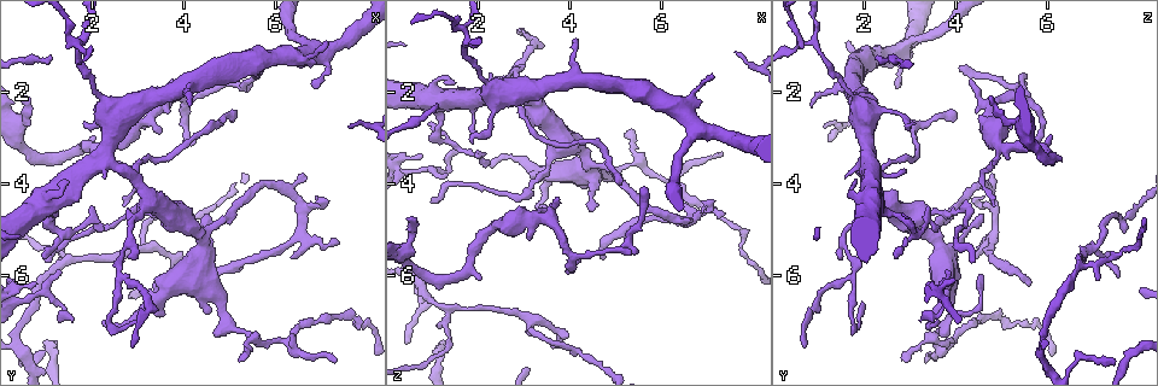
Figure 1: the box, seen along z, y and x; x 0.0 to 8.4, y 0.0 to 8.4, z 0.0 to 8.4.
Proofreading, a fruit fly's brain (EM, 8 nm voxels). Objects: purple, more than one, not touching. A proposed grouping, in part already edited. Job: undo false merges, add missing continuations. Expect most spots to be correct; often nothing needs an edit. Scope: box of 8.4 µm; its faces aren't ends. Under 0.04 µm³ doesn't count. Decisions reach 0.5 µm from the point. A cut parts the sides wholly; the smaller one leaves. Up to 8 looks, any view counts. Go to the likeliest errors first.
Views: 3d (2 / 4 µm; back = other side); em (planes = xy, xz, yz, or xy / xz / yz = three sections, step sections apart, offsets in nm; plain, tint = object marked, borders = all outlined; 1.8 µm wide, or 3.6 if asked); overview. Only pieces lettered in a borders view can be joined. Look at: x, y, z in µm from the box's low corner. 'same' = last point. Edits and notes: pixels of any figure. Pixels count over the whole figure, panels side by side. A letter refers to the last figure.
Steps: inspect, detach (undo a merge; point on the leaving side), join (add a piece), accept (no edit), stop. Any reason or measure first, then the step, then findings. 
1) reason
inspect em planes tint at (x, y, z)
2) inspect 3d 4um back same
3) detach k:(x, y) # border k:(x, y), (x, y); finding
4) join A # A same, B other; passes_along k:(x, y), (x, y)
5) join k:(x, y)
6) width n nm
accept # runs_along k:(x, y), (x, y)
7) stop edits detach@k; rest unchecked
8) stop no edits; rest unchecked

thin end
inspect 3d 2um at (5.55, 1.45, 4.15)

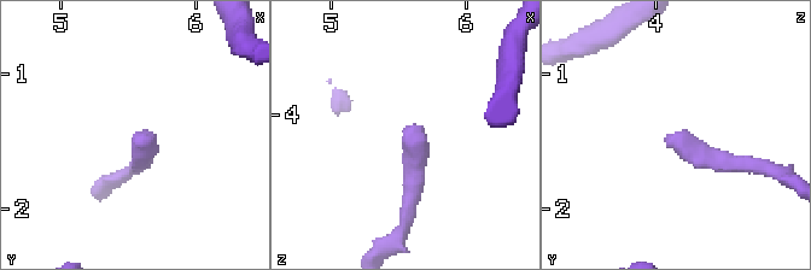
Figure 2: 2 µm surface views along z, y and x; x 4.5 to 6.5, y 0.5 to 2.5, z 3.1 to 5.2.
inspect em xz step 16 tint at (5.56, 1.46, 4.10)

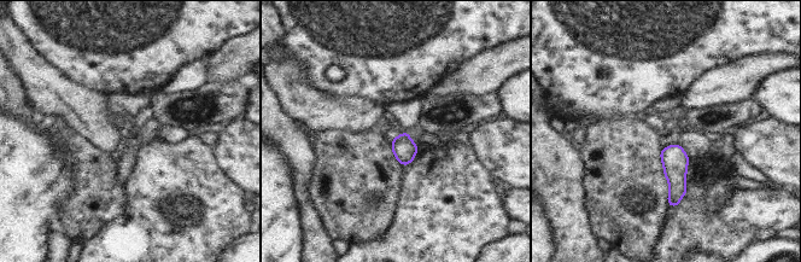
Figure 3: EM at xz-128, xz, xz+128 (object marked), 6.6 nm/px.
another direction
inspect em planes borders same

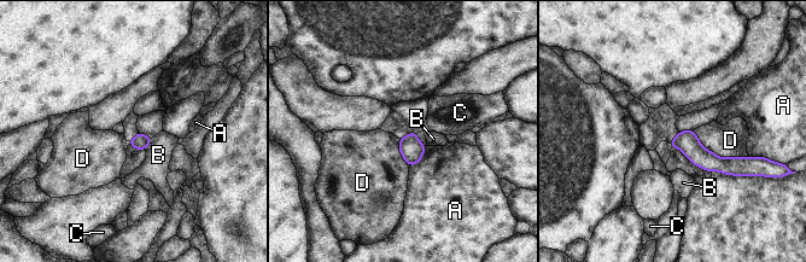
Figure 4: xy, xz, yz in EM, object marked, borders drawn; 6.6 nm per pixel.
accept # A other, B other, C other, D other; border 4:(691, 130), (719, 156), (751, 157); no lettered piece goes on from it

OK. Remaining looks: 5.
a narrow waist
inspect em planes borders at (1.80, 0.95, 0.90)

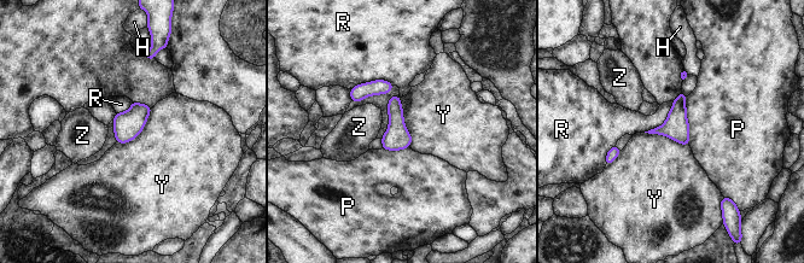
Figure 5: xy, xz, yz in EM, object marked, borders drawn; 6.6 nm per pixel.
accept # H other, P other, R other, Y other, Z other; border 5:(152, 107), (133, 139), (116, 142); all the same neuron

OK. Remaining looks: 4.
thin end
inspect em yz step 8 tint at (1.80, 2.75, 3.10)

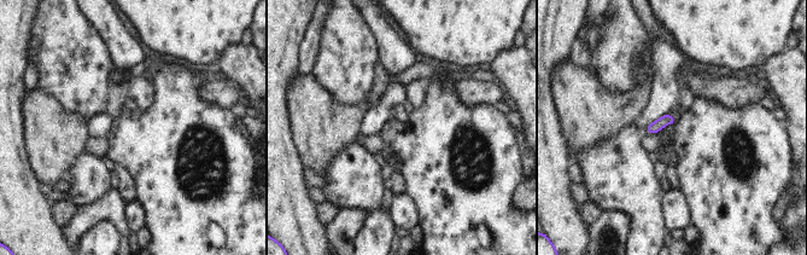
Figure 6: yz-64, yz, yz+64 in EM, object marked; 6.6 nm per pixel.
another direction
inspect em planes borders same

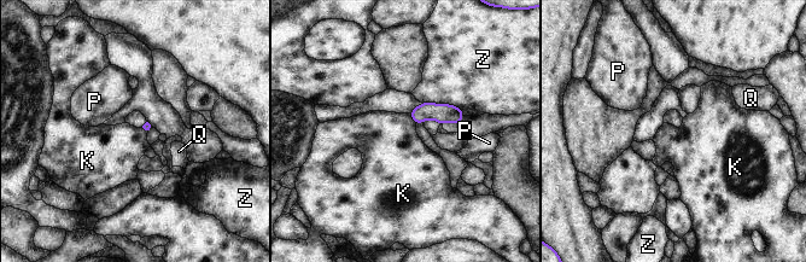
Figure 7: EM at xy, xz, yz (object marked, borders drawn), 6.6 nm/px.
accept # K other, P other, Q other, Z other; border 7:(409, 114), (415, 124); no lettered piece goes on from it

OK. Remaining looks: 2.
stop no edits; rest unchecked

